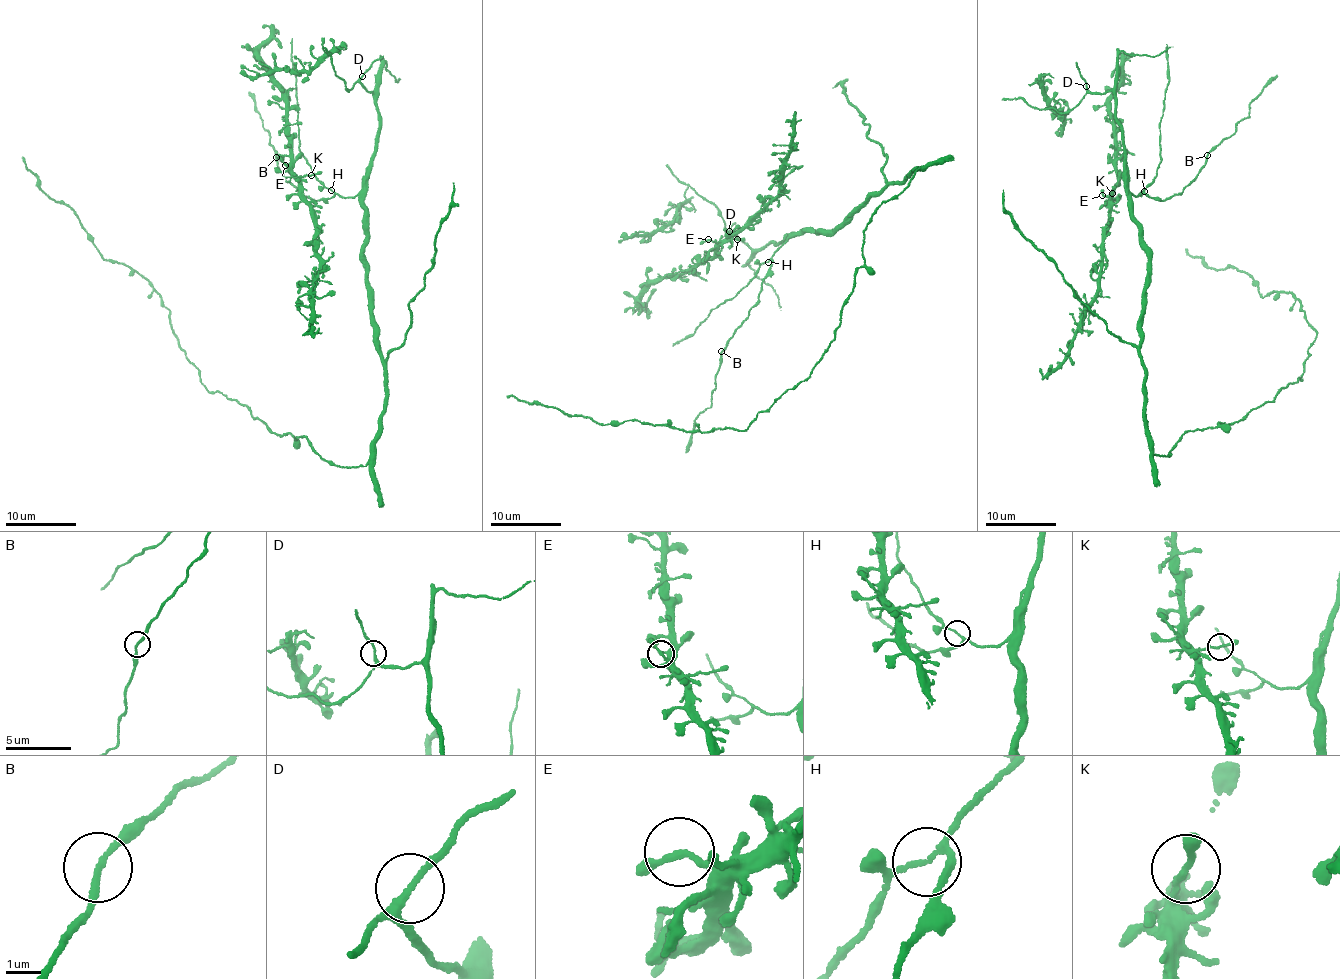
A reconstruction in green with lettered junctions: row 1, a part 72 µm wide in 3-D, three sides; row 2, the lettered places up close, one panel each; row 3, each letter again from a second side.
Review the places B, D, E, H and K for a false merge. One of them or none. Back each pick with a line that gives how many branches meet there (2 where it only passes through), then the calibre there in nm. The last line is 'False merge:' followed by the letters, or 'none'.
False merge: none

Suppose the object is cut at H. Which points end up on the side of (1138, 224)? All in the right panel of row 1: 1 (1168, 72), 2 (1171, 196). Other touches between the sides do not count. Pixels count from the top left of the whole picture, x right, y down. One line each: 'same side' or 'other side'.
1: other side
2: same side

